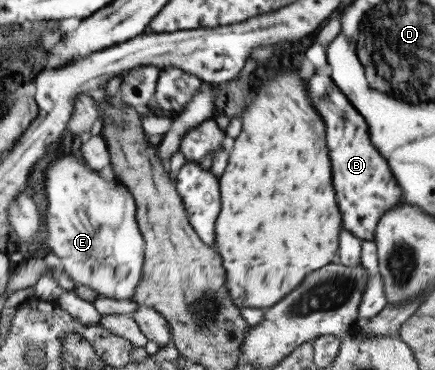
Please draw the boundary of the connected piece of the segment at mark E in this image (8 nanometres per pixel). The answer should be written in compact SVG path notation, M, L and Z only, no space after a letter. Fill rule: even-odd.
M65 150L57 152L56 159L52 160L46 170L44 170L44 197L46 197L46 216L44 216L44 232L46 229L46 248L48 252L60 259L62 270L66 272L68 278L75 284L88 286L98 295L112 299L112 300L131 300L132 294L140 280L142 274L142 264L144 243L135 222L135 204L132 195L122 186L122 182L113 178L113 181L104 180L101 178L97 171L89 169L82 161L76 160L74 156L65 153Z

